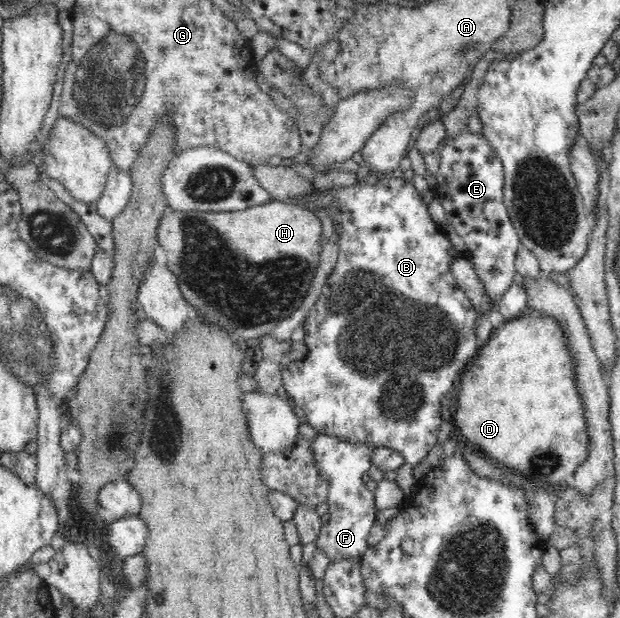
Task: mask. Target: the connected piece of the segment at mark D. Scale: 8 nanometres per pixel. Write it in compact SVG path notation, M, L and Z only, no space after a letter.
M535 311L529 315L521 315L507 320L502 327L494 329L491 339L480 348L477 357L461 375L461 387L457 394L458 401L452 410L452 424L455 428L453 437L458 437L461 441L472 444L472 446L479 449L483 456L497 462L499 467L509 467L509 469L513 469L517 473L523 473L533 483L544 486L563 483L565 478L575 475L577 468L589 456L589 433L587 433L584 403L575 378L576 363L574 362L569 342L564 336L564 329L558 324L555 317Z

